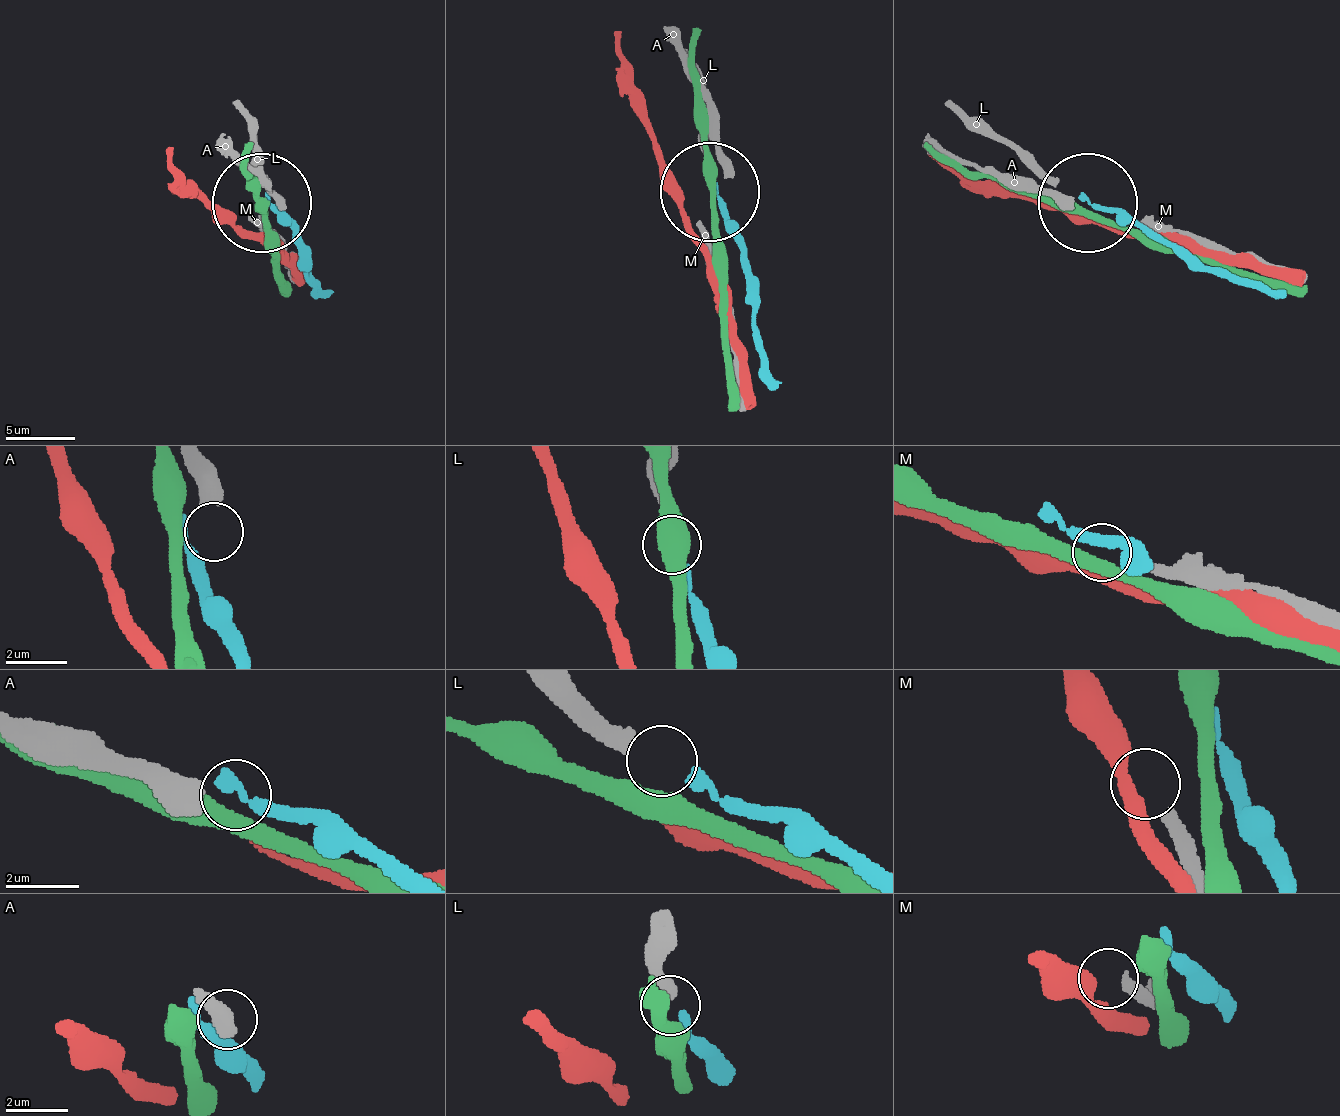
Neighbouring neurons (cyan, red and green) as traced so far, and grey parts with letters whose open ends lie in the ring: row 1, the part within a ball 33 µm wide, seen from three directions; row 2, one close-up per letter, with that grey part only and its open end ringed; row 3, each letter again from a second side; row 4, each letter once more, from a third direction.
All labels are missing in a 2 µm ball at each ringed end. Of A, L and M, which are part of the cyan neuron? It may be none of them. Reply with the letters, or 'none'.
L

